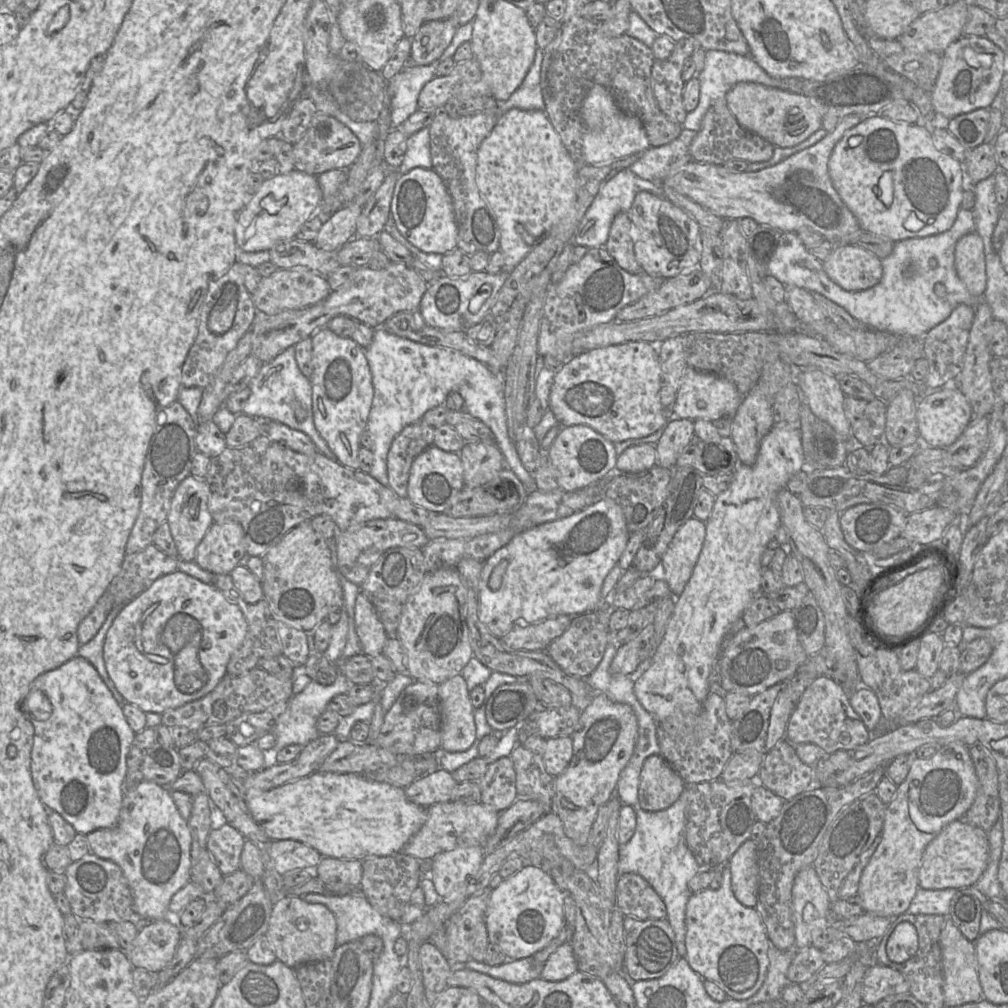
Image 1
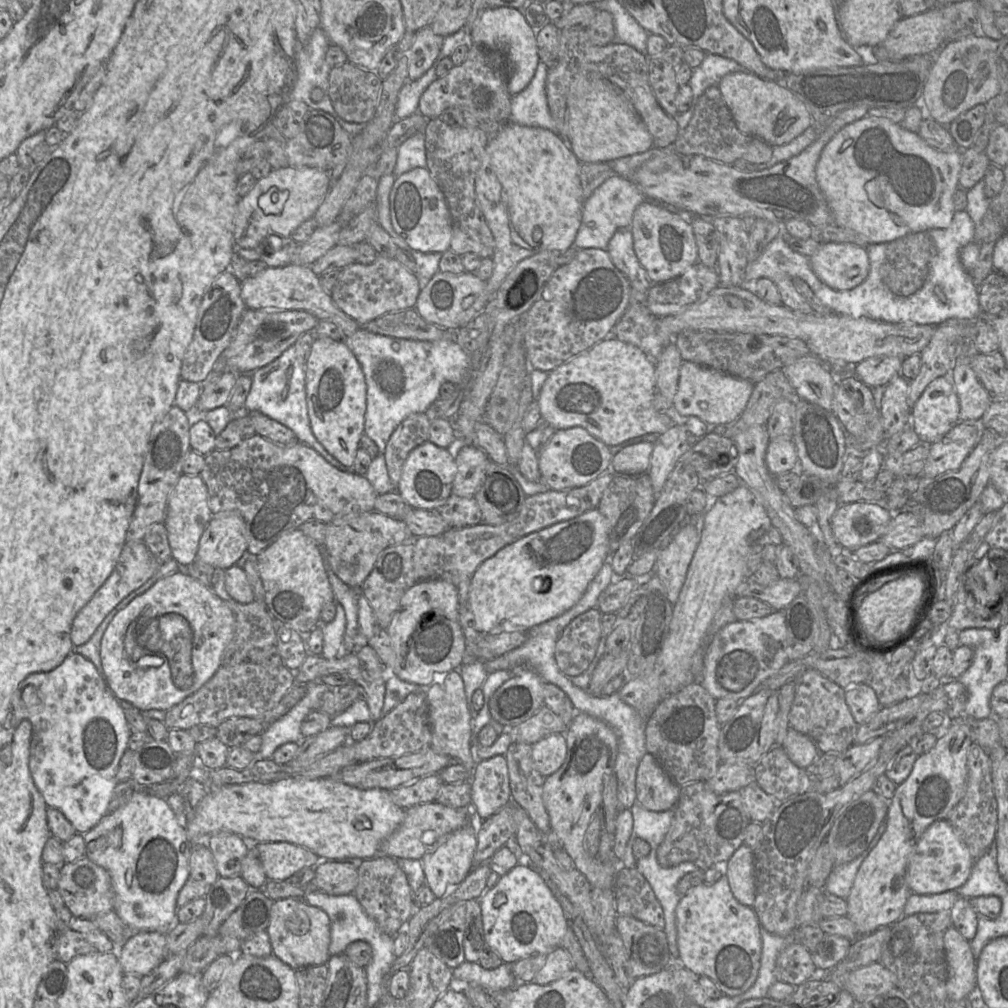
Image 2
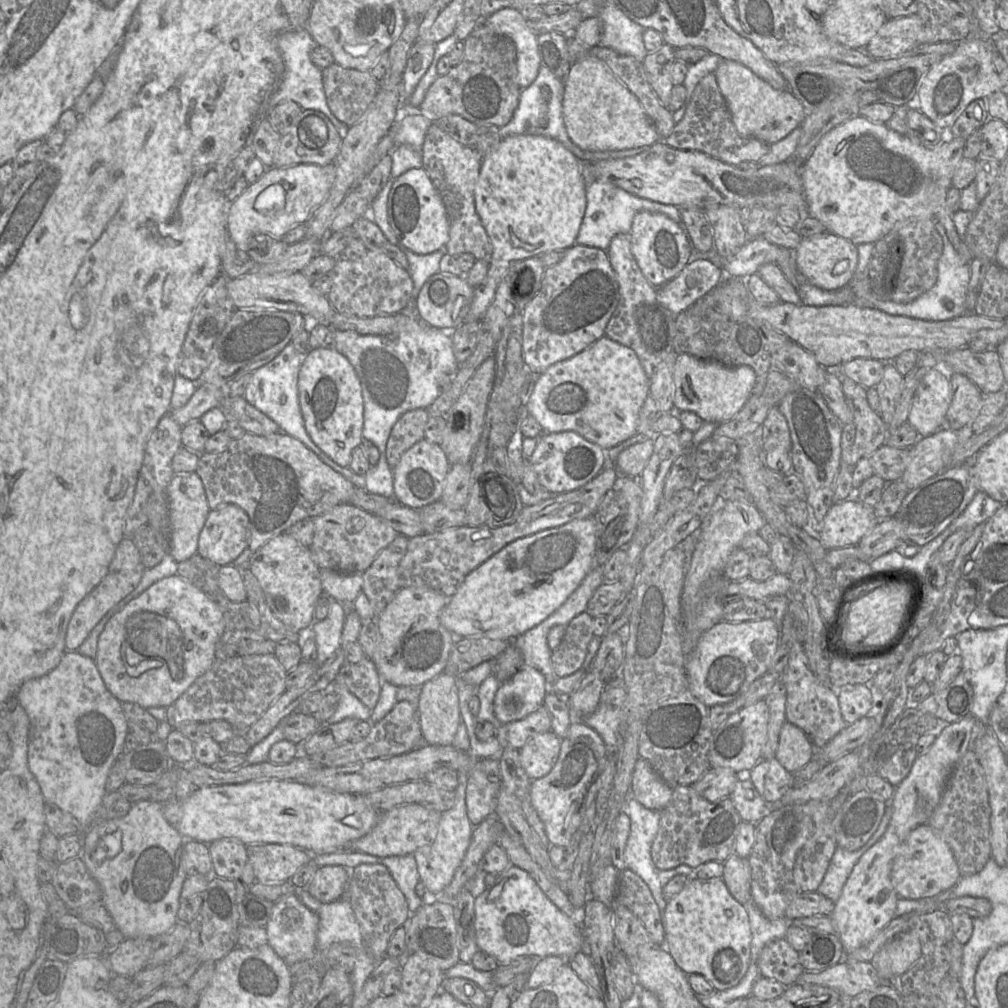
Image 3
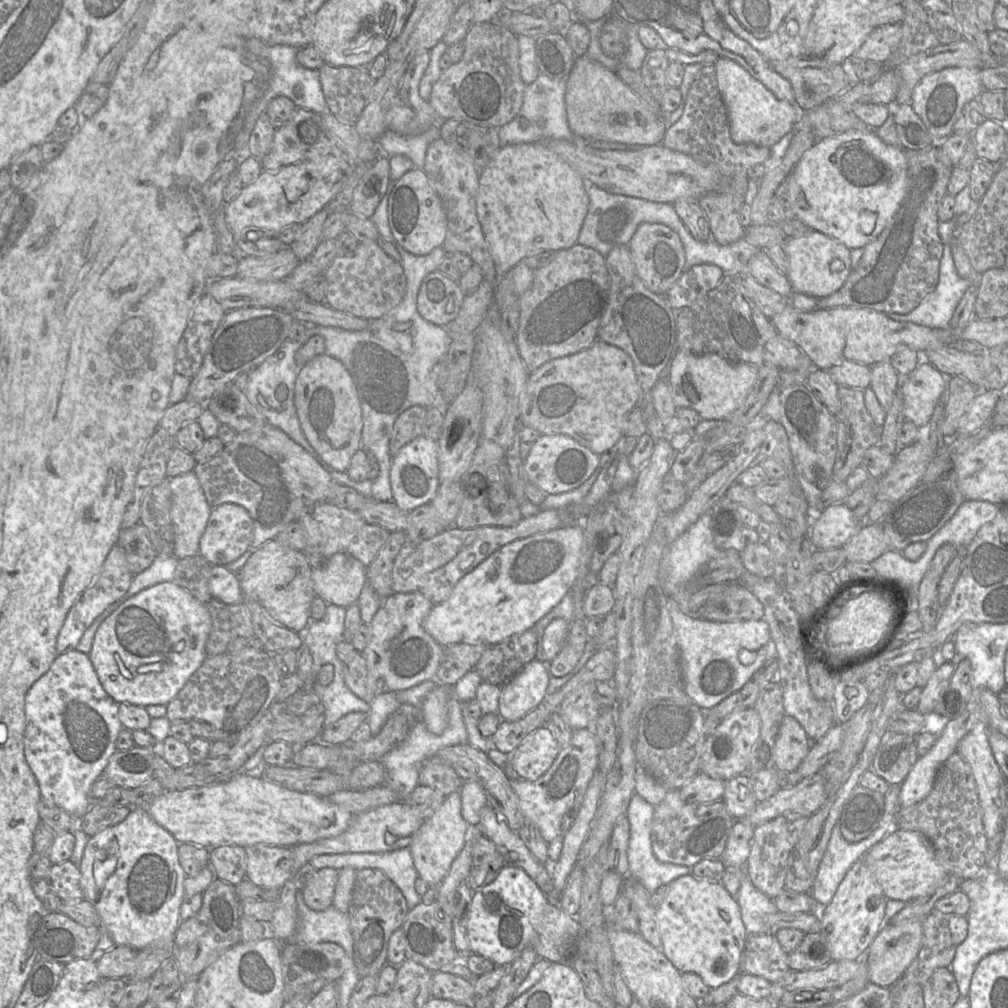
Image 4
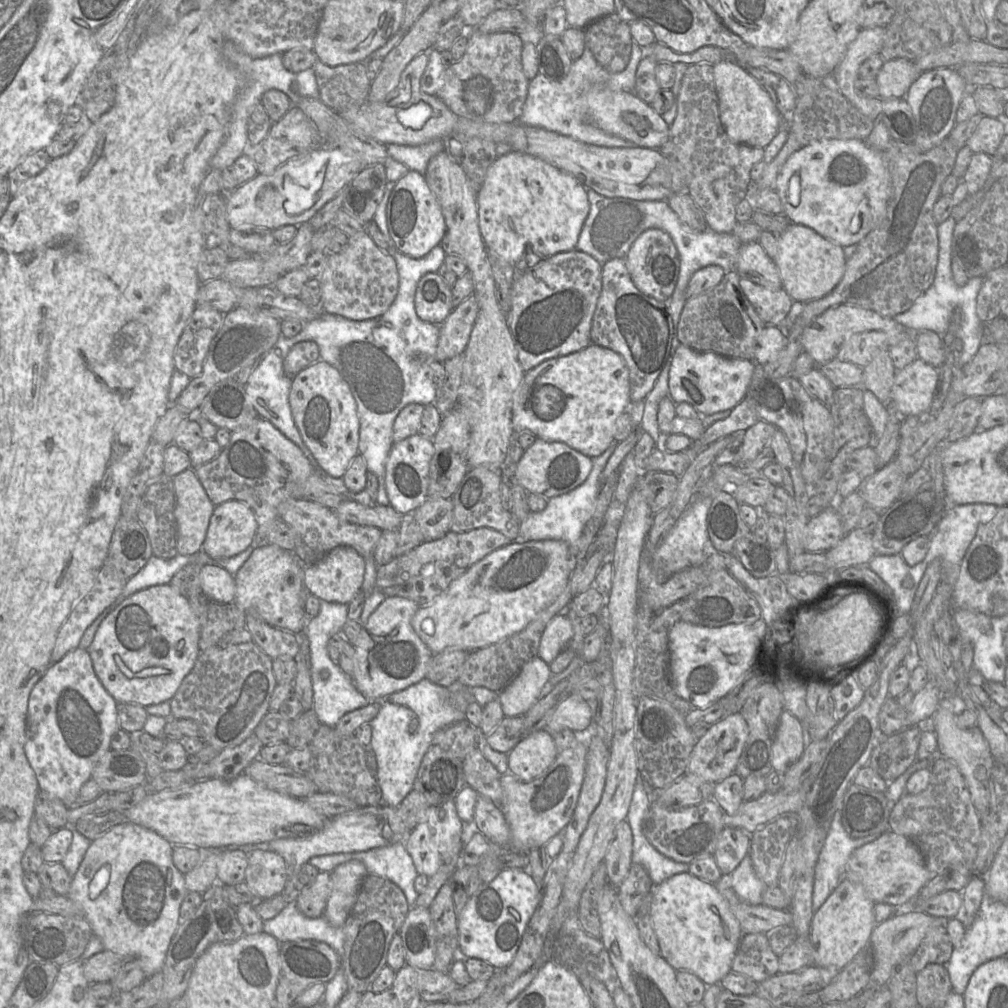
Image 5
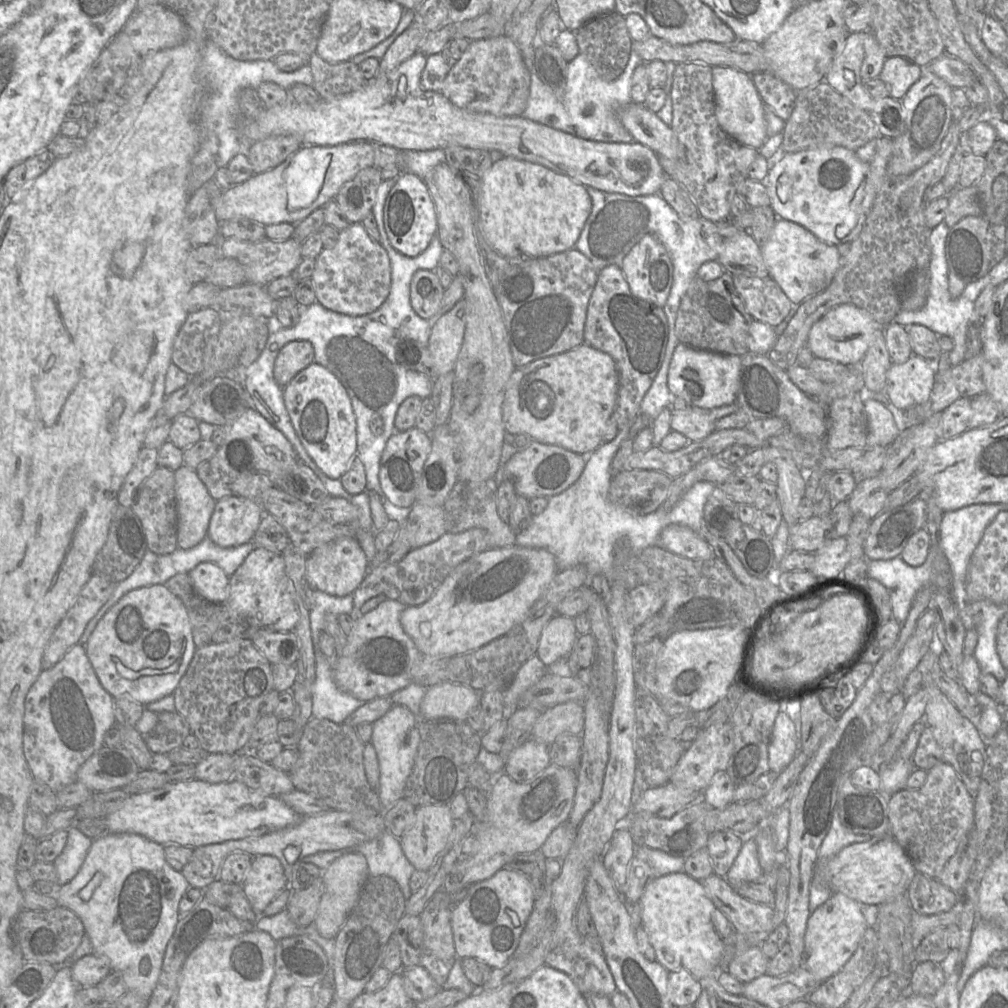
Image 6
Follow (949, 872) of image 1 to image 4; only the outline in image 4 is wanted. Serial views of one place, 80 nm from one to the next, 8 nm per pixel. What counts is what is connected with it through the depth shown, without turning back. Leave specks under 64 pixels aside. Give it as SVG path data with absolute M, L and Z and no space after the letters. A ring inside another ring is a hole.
M893 828L863 855L863 860L885 897L903 902L931 893L949 875L937 861L931 842L918 831Z

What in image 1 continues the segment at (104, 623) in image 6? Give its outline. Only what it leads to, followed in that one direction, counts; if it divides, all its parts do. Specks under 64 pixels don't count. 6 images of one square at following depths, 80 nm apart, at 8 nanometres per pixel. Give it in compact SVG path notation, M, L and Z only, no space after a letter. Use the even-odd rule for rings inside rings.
M178 570L158 578L140 595L135 597L129 603L124 604L127 605L117 615L106 634L104 643L104 661L108 675L120 694L128 703L137 706L144 713L157 713L162 715L168 710L173 710L186 703L198 700L213 691L220 681L227 675L227 665L230 658L242 645L247 633L248 625L246 619L243 612L236 604L227 600L213 584L206 584L199 579Z

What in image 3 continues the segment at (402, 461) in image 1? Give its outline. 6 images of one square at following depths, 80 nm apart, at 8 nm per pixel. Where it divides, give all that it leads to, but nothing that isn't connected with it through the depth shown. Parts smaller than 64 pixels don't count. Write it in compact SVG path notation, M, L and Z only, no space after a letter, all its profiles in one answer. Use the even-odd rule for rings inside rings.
M417 408L404 413L394 424L386 446L386 459L391 470L399 463L403 453L424 439L428 410Z

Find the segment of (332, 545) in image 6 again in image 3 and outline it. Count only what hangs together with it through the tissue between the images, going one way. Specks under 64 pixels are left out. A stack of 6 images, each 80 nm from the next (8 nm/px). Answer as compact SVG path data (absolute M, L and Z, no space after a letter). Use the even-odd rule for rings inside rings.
M321 569L320 579L324 595L344 606L353 606L353 602L362 591L363 574L360 572L346 573Z

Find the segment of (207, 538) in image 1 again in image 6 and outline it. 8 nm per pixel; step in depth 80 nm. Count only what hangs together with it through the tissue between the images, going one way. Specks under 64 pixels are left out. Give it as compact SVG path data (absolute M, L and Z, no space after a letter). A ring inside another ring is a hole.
M234 496L222 498L216 501L208 537L220 547L253 542L264 512L259 503L250 499Z

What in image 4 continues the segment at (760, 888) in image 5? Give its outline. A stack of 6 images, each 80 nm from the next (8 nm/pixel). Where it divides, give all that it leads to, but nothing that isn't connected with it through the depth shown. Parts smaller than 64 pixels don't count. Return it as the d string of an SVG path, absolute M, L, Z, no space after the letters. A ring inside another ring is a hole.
M747 874L744 875L736 900L748 935L773 933L769 927L769 916L778 912L772 898L758 890Z

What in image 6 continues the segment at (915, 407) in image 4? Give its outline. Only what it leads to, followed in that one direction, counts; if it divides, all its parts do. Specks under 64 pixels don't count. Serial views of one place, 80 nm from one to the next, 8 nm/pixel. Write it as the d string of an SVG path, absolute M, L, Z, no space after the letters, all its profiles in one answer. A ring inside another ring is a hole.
M913 354L906 362L891 365L884 393L896 408L907 410L929 399L934 376L930 362Z

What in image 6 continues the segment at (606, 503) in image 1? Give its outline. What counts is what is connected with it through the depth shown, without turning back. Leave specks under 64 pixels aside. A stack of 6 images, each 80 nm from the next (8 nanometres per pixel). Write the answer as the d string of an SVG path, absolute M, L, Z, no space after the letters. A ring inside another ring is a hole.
M513 546L503 548L487 549L478 553L456 566L446 577L443 583L438 587L433 596L420 606L408 606L400 614L400 623L404 632L412 639L418 650L423 656L446 657L451 658L457 655L465 654L469 651L478 649L494 639L499 638L508 632L516 623L518 623L529 611L534 602L539 598L545 588L549 585L553 577L558 572L555 558L548 550L544 548Z

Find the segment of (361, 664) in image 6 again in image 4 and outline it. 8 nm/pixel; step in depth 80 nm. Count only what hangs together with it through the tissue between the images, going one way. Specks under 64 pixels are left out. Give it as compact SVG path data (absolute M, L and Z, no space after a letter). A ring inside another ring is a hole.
M396 592L383 600L383 604L369 623L370 641L361 652L366 660L369 685L376 695L386 691L406 690L424 681L435 679L444 647L423 628L423 622L433 606L434 604L420 592Z

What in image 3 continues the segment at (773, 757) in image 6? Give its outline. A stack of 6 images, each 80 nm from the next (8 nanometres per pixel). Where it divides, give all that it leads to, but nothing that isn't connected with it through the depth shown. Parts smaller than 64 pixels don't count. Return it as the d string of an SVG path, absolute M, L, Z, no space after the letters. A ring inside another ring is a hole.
M786 720L780 731L775 757L787 771L793 773L814 758L813 743L801 728Z

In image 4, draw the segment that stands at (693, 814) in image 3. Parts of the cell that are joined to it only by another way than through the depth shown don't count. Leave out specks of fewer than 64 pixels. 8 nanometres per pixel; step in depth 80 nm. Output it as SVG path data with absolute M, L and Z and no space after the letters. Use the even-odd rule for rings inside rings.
M679 789L669 790L665 798L654 807L651 827L653 853L660 862L690 868L705 858L720 858L735 821L723 800L713 803L687 803L681 799Z

